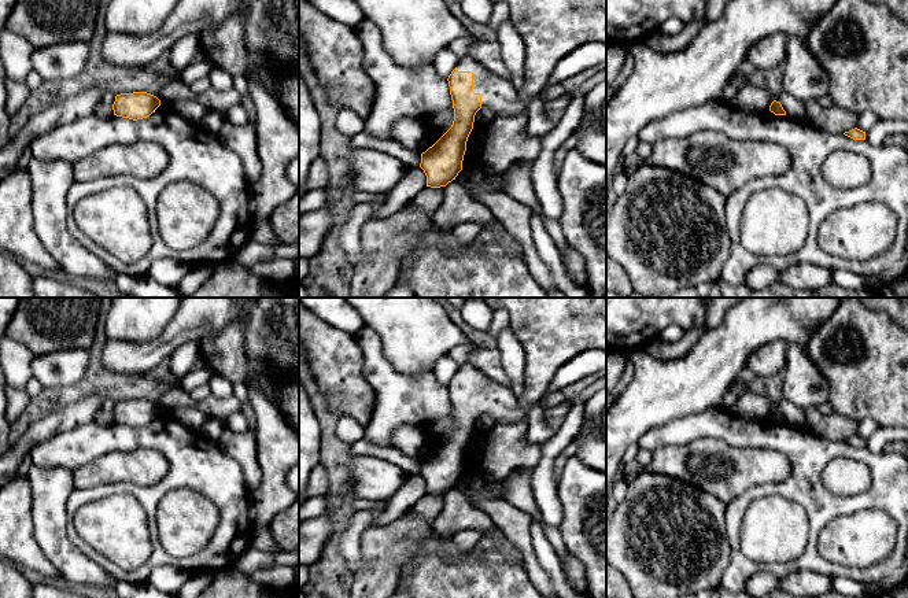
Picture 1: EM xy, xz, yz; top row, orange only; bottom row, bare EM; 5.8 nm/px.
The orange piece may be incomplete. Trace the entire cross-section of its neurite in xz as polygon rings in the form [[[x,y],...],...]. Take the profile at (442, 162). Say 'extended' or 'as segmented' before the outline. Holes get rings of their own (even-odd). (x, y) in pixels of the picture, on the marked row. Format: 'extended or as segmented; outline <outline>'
extended; outline [[[469,55],[458,59],[447,81],[454,108],[453,125],[421,154],[420,167],[431,188],[446,187],[462,170],[466,141],[481,107],[490,107],[499,115],[514,115],[523,108],[513,82],[494,74]]]

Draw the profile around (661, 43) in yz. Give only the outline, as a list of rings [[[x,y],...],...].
[[[691,21],[684,23],[684,26],[673,36],[668,36],[660,30],[654,30],[645,38],[645,43],[654,52],[660,53],[678,52],[689,47],[689,44],[698,36],[698,33],[704,26],[705,22],[702,21]]]

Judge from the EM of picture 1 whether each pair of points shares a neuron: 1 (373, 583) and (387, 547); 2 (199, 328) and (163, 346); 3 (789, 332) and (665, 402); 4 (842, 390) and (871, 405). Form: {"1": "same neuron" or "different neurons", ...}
{"1": "same neuron", "2": "same neuron", "3": "same neuron", "4": "same neuron"}

